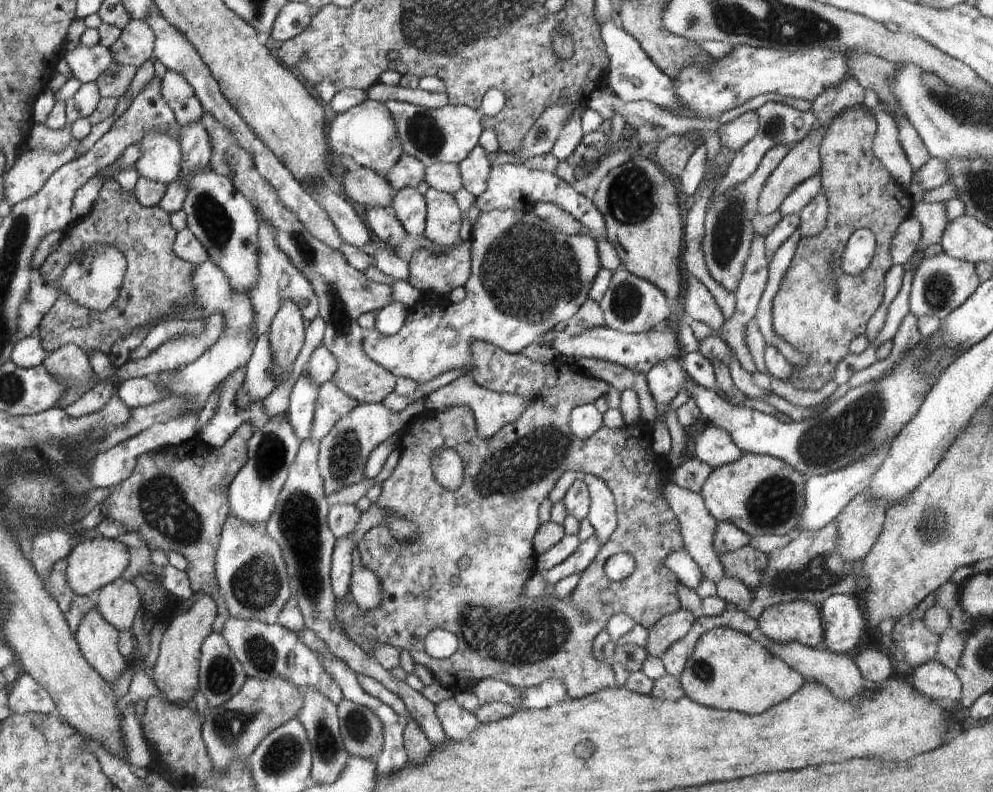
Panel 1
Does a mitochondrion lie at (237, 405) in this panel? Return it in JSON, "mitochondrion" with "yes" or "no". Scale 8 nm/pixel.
{"mitochondrion":"no"}

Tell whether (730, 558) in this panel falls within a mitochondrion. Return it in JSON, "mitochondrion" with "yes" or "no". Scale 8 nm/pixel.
{"mitochondrion":"no"}

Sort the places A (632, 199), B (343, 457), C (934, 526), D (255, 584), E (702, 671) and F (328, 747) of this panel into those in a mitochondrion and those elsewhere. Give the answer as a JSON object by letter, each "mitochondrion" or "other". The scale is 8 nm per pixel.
{"A":"mitochondrion","B":"mitochondrion","C":"mitochondrion","D":"mitochondrion","E":"mitochondrion","F":"mitochondrion"}

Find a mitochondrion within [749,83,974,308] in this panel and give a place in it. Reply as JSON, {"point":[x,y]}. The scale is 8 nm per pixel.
{"point":[834,279]}

